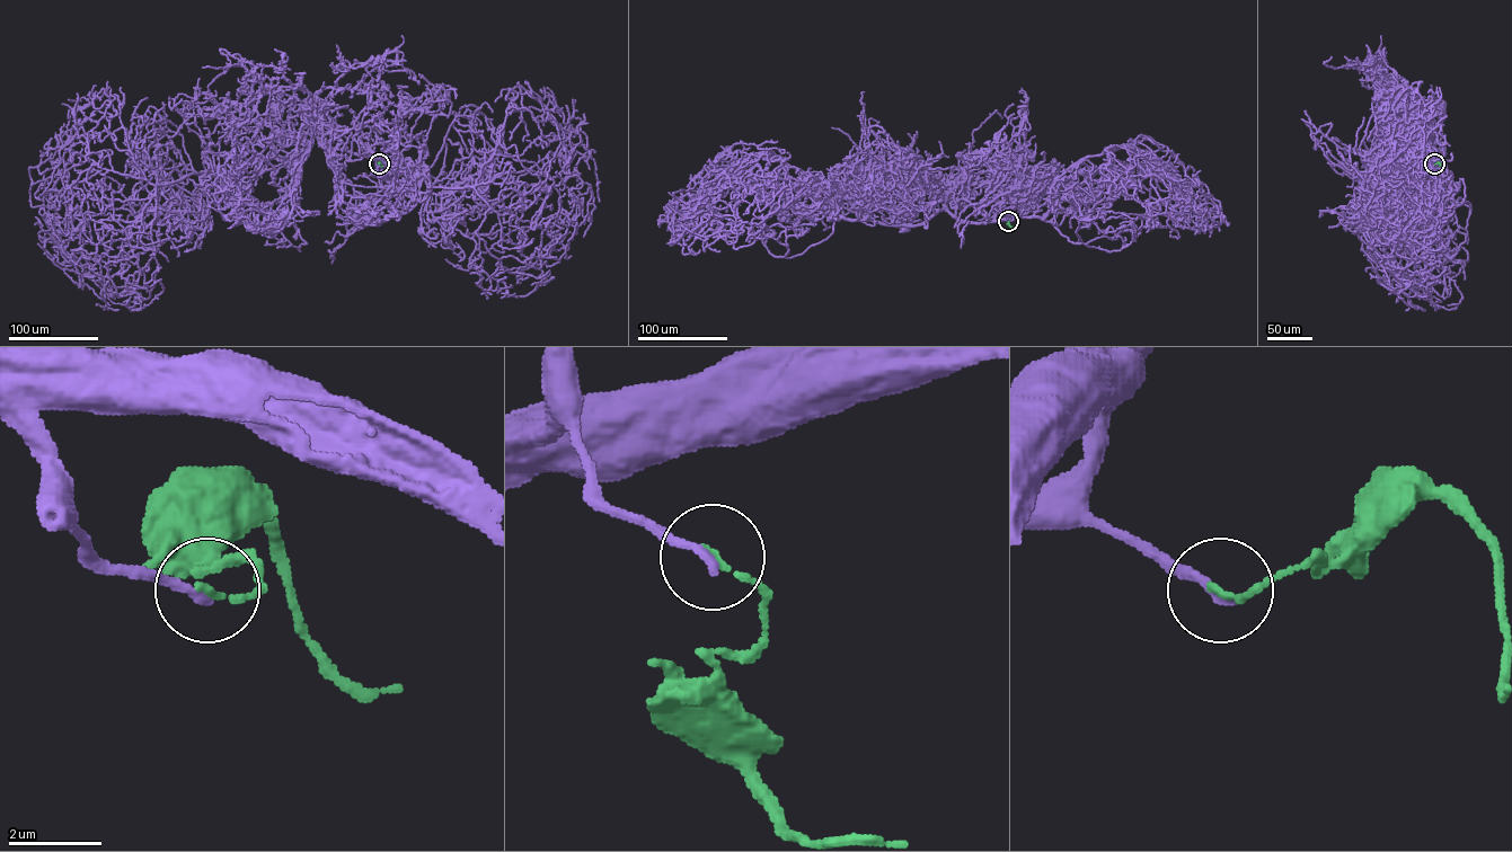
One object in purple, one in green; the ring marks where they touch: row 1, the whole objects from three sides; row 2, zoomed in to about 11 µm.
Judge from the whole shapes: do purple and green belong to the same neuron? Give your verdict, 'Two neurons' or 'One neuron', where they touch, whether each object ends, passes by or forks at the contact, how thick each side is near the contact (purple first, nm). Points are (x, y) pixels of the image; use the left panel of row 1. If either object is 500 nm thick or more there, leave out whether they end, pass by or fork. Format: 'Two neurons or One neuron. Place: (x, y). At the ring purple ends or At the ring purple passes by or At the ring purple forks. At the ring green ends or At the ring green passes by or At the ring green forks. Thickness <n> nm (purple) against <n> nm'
Two neurons. Place: (379, 163). At the ring purple ends. At the ring green ends. Thickness 200 nm (purple) against 140 nm

